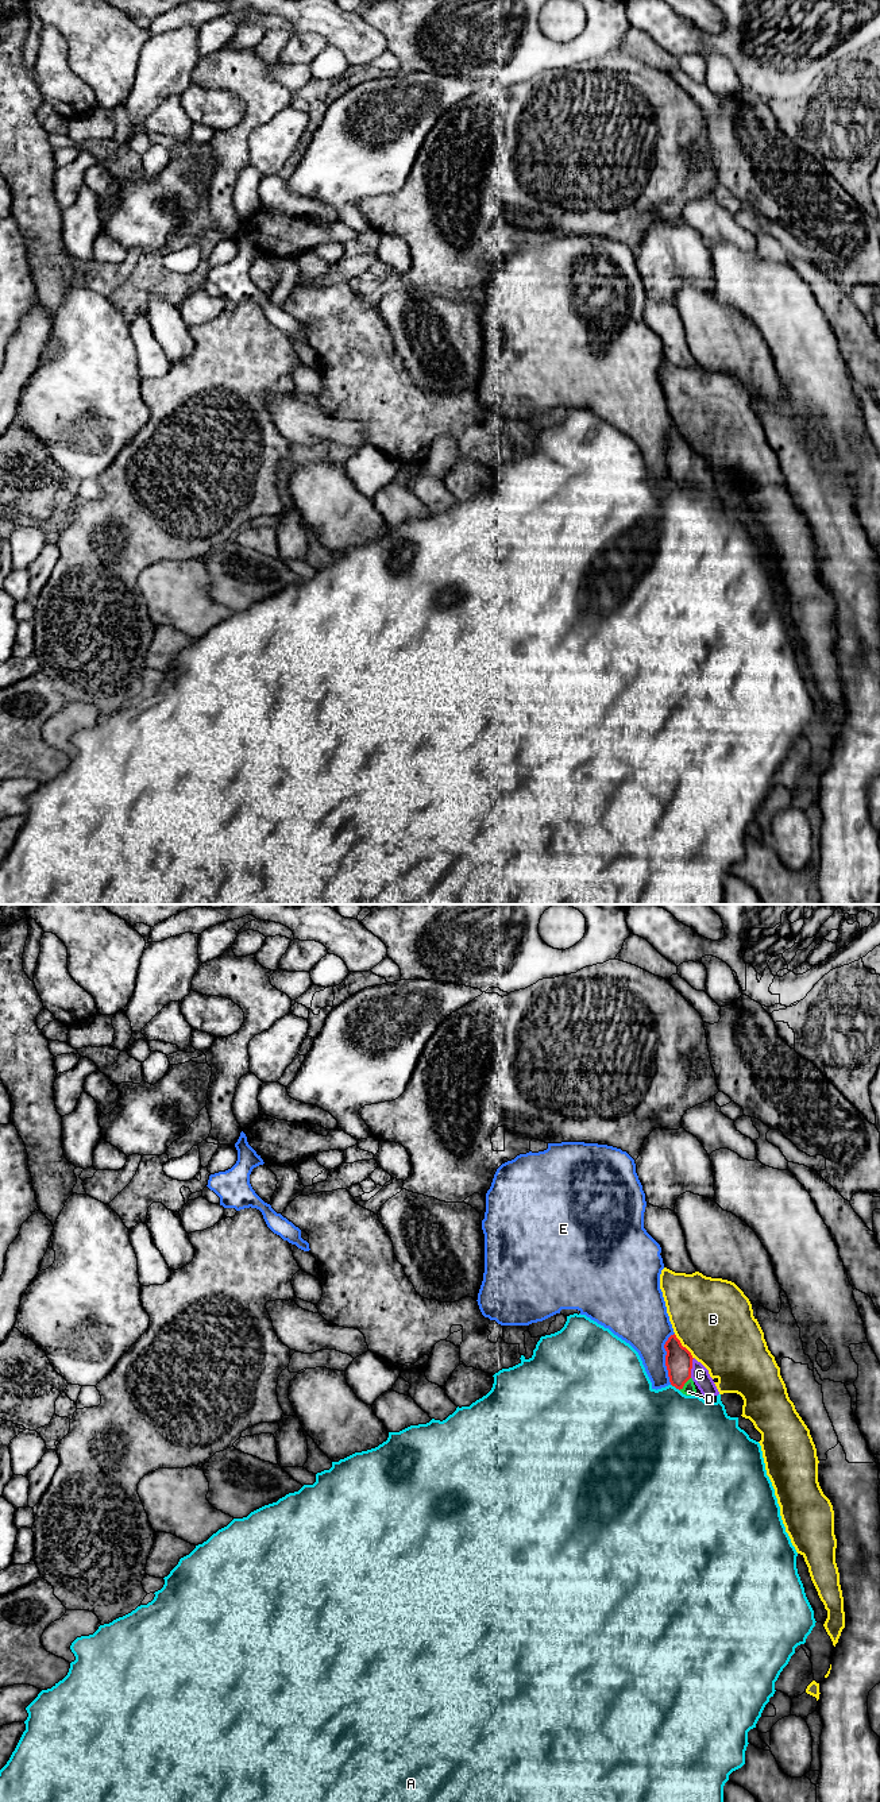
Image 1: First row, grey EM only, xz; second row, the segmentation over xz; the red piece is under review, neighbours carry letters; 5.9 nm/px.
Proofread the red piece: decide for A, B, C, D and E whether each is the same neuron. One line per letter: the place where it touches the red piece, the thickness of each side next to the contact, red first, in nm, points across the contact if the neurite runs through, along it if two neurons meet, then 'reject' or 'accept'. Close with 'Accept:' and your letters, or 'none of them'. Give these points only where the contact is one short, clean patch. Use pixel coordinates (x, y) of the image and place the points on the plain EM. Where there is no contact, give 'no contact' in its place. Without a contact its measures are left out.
A: xz (675, 479) | 160/460 nm | reject
B: xz (682, 439) | 160/480 nm | reject
C: xz (691, 460) | 160/110 nm | accept
D: xz (684, 475) | 160/80 nm | accept
E: xz (666, 451) | 160/300 nm | reject
Accept: C, D

